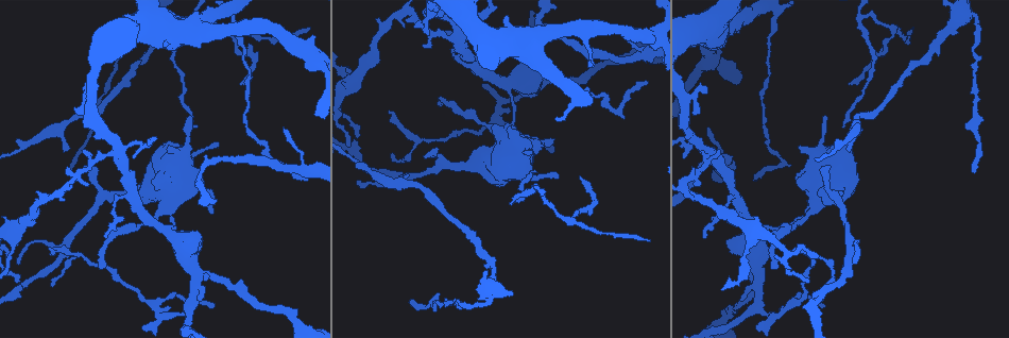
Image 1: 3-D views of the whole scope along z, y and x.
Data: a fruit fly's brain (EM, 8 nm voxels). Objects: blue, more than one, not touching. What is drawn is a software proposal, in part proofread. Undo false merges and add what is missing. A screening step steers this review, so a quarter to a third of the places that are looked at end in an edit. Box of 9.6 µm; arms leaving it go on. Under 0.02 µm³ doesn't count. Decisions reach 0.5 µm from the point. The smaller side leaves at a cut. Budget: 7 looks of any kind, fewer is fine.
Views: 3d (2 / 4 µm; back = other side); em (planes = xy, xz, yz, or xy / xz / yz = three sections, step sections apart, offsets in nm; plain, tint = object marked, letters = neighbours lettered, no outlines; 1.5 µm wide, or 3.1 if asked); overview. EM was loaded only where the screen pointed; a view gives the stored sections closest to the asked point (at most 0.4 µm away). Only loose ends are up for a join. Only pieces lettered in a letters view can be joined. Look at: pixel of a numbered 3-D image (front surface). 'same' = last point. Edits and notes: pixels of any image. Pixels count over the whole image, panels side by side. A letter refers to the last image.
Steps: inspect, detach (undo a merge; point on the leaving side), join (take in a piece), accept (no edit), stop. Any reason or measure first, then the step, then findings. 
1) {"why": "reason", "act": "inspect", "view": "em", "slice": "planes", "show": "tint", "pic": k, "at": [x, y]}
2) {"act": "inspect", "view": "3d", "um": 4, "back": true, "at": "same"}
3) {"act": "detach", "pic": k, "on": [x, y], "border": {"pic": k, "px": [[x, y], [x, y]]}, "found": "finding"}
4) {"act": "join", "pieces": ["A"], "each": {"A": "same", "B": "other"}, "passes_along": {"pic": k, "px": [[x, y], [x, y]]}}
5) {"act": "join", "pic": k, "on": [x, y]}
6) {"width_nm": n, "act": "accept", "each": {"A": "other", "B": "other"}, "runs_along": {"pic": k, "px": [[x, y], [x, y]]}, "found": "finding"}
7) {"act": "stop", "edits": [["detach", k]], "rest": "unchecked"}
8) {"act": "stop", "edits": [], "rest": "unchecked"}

{"act": "inspect", "view": "em", "slice": "planes", "show": "letters", "pic": 1, "at": [348, 146]}

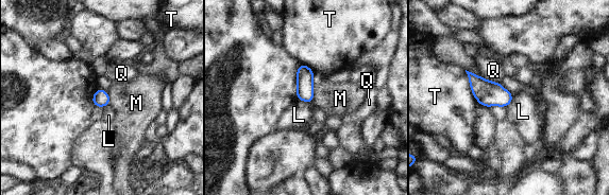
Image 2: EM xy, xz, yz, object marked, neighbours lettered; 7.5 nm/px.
{"longest_contact_nm": ["T", 280], "act": "accept", "each": {"L": "other", "M": "other", "Q": "other", "T": "other"}, "border": {"pic": 2, "px": [[298, 99], [304, 102], [311, 102]]}, "found": "none of them fits"}

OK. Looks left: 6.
{"why": "a narrow waist", "act": "inspect", "view": "em", "slice": "planes", "show": "letters", "pic": 1, "at": [141, 225]}

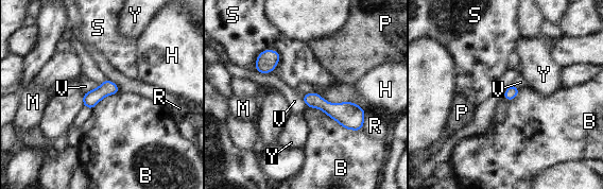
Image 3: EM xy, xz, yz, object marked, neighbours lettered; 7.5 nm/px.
{"act": "accept", "each": {"B": "other", "H": "other", "M": "other", "P": "other", "R": "other", "S": "other", "V": "other", "Y": "other"}, "border": {"pic": 3, "px": [[307, 106], [344, 127], [362, 130]]}, "found": "one neuron here"}

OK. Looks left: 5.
{"act": "inspect", "view": "em", "slice": "planes", "show": "plain", "pic": 1, "at": [573, 105]}

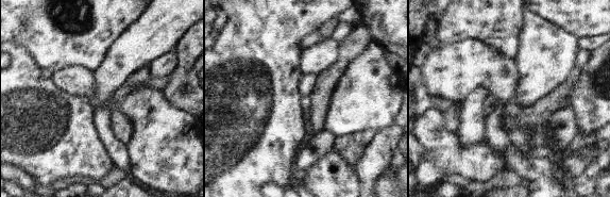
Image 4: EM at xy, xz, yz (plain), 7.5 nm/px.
{"act": "inspect", "view": "em", "slice": "planes", "show": "letters", "at": "same"}

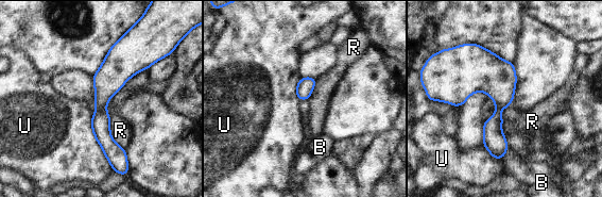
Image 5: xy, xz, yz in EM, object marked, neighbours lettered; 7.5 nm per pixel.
{"width_nm": 220, "act": "accept", "each": {"B": "other", "R": "other", "U": "other"}, "border": {"pic": 5, "px": [[91, 115], [92, 134], [108, 162]]}, "found": "one neuron here"}

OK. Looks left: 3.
{"act": "stop", "edits": [], "rest": "unchecked"}

